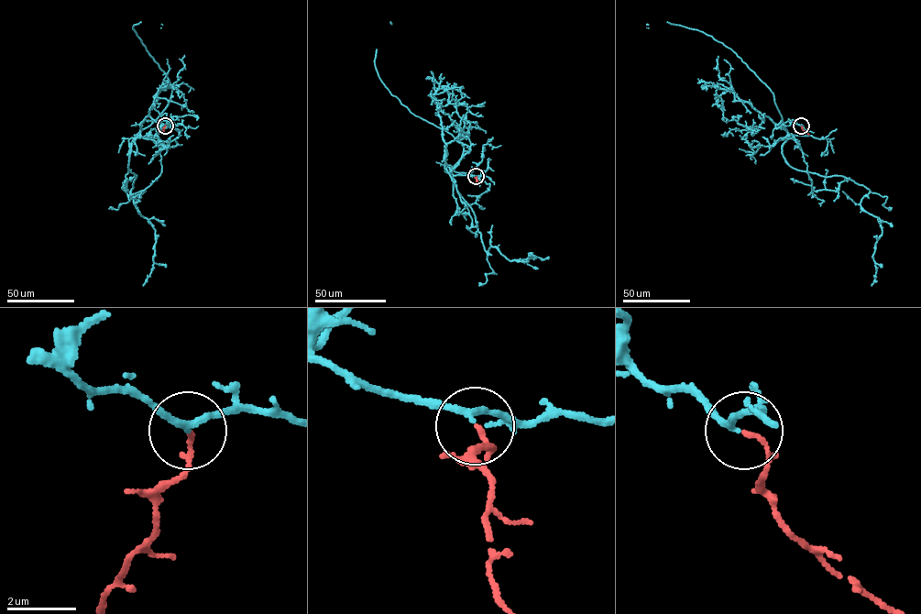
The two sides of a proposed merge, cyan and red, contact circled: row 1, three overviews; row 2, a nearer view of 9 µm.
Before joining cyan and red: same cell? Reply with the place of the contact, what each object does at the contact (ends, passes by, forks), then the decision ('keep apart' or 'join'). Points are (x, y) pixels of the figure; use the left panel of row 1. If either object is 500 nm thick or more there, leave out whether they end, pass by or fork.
place (165, 126); cyan passes by; red passes by; join

